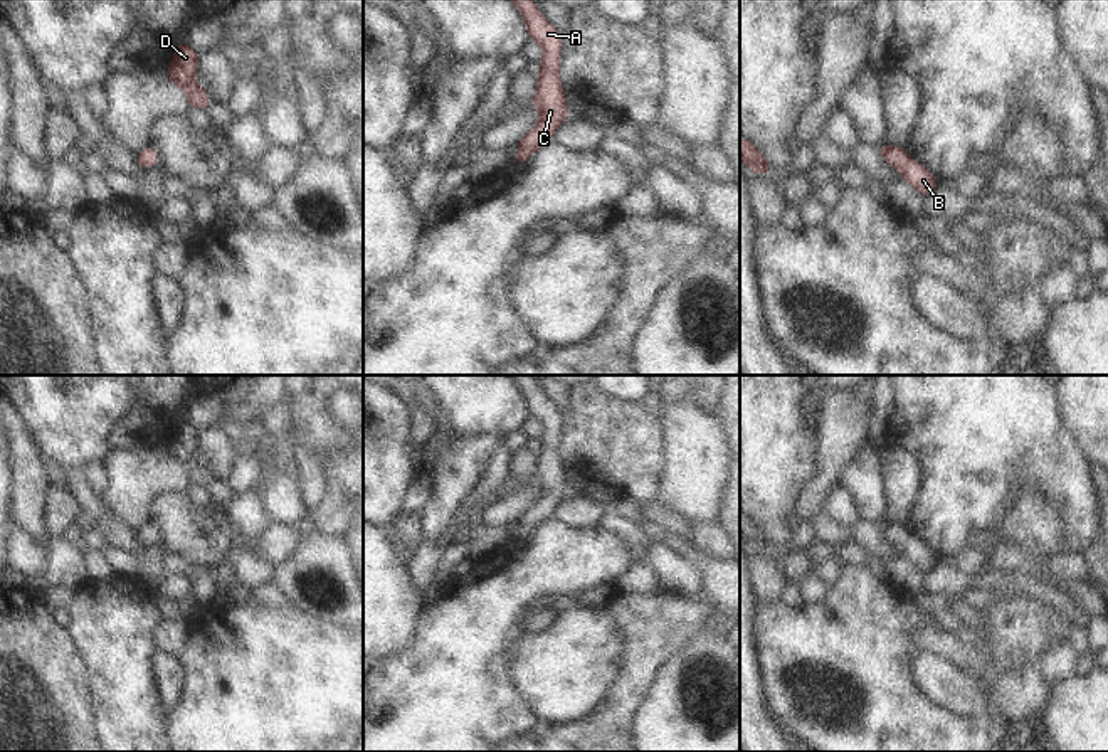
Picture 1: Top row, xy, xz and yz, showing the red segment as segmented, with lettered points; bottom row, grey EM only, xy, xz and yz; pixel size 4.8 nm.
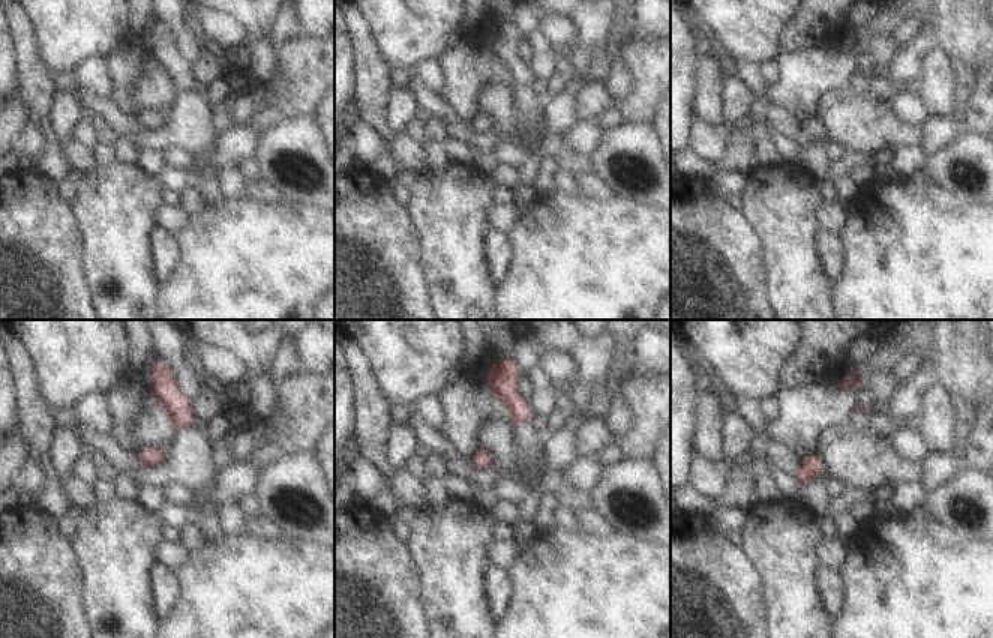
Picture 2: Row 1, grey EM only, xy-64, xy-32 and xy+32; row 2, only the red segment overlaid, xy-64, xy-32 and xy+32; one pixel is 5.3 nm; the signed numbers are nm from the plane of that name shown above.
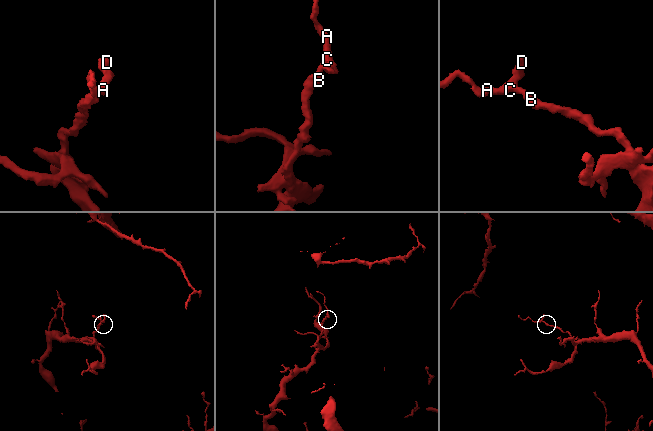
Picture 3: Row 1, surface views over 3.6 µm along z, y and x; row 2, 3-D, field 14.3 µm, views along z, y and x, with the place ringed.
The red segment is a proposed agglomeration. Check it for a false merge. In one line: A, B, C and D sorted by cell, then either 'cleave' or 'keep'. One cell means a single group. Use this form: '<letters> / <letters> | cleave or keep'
A B C D | keep

